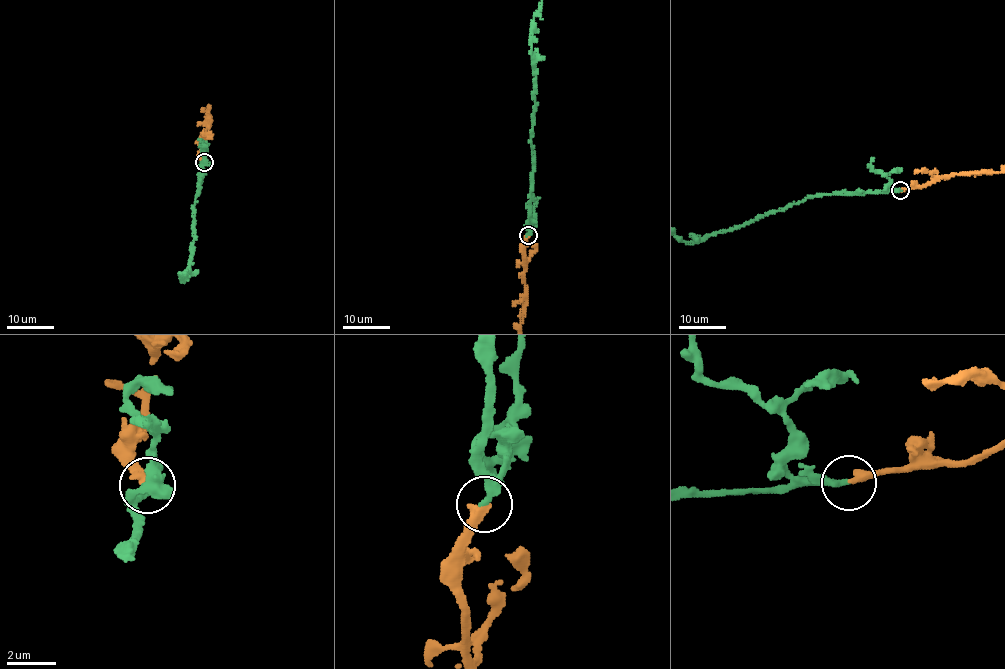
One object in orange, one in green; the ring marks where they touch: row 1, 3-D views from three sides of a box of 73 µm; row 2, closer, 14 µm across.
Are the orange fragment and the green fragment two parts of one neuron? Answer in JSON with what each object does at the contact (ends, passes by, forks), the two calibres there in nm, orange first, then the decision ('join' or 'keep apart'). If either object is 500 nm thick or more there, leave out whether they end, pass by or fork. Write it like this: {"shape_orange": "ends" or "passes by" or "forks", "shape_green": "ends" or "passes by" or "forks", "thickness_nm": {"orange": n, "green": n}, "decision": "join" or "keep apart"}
{"shape_orange": "ends", "shape_green": "ends", "thickness_nm": {"orange": 360, "green": 280}, "decision": "join"}

